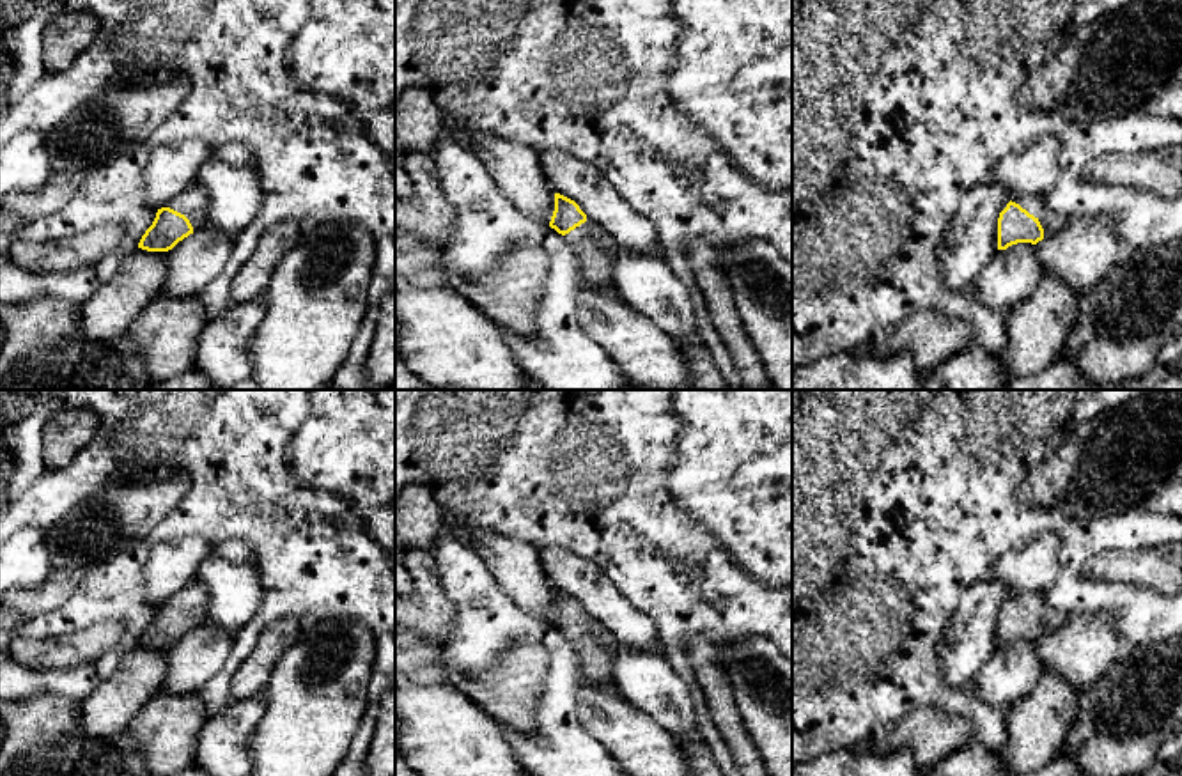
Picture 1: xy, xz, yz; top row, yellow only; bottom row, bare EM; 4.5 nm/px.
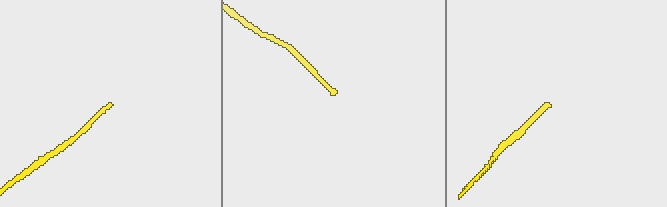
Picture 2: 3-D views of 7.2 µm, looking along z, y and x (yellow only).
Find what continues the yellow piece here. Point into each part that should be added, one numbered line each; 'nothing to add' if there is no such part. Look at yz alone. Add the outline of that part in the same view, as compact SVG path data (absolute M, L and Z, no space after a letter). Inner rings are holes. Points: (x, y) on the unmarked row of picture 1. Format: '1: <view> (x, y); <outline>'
1: yz (1051, 619); M1019 592L1012 595L1012 599L1019 601L1023 606L1026 606L1030 611L1033 611L1040 618L1044 625L1044 634L1053 632L1058 627L1061 627L1069 617L1051 608L1047 604L1044 592Z

